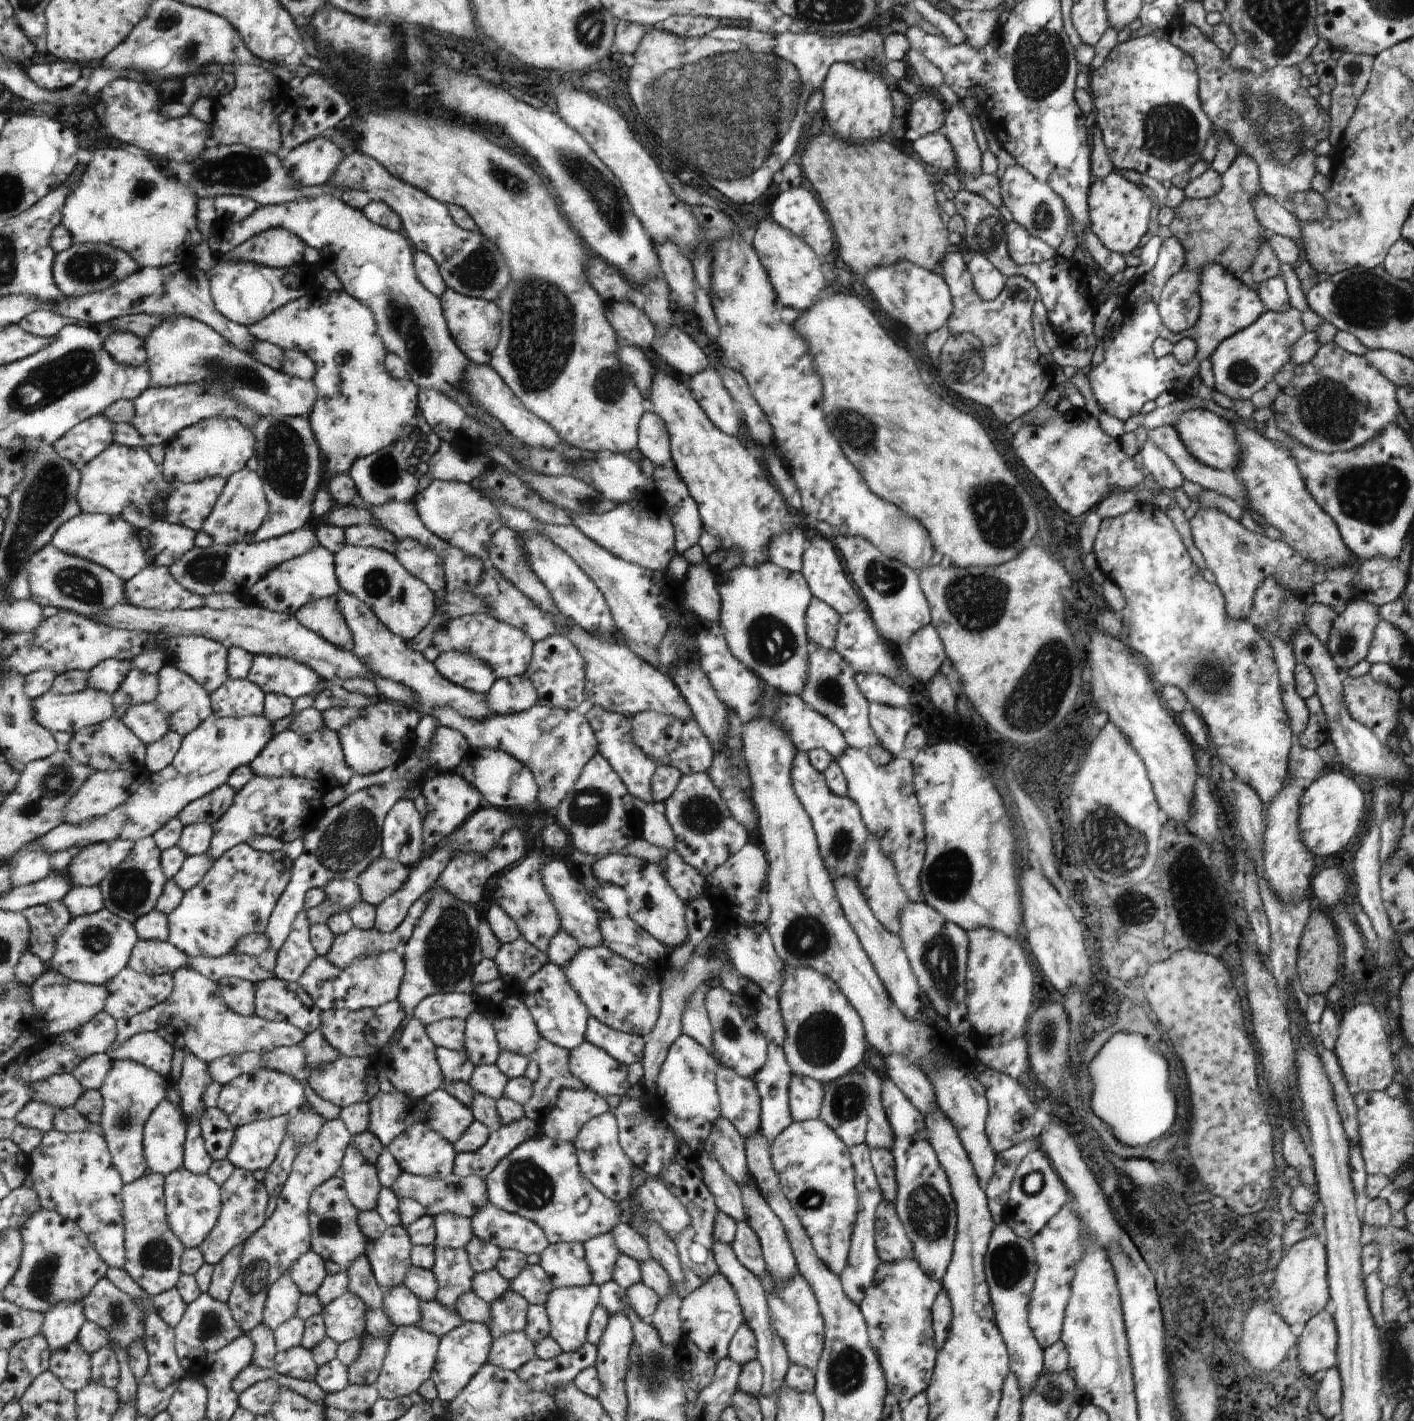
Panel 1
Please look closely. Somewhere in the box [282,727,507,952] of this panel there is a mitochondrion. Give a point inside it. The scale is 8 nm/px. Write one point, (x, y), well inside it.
(346, 842)

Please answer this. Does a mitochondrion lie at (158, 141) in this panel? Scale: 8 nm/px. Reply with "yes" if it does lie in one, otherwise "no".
no

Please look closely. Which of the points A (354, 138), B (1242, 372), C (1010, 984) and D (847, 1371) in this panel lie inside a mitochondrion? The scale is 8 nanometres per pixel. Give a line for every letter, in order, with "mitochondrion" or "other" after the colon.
A: mitochondrion
B: mitochondrion
C: other
D: mitochondrion

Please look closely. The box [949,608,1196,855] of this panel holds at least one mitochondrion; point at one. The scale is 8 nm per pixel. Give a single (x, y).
(1041, 692)

